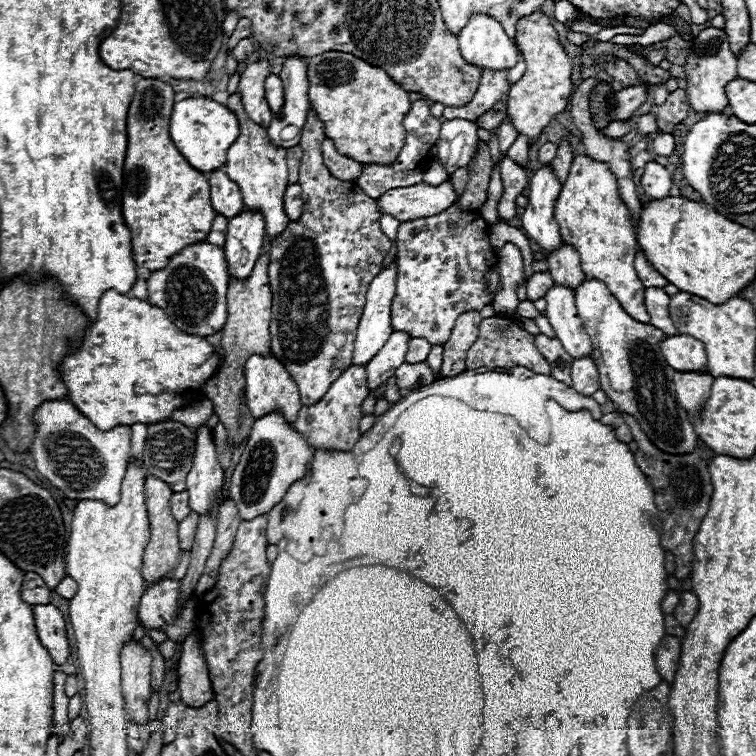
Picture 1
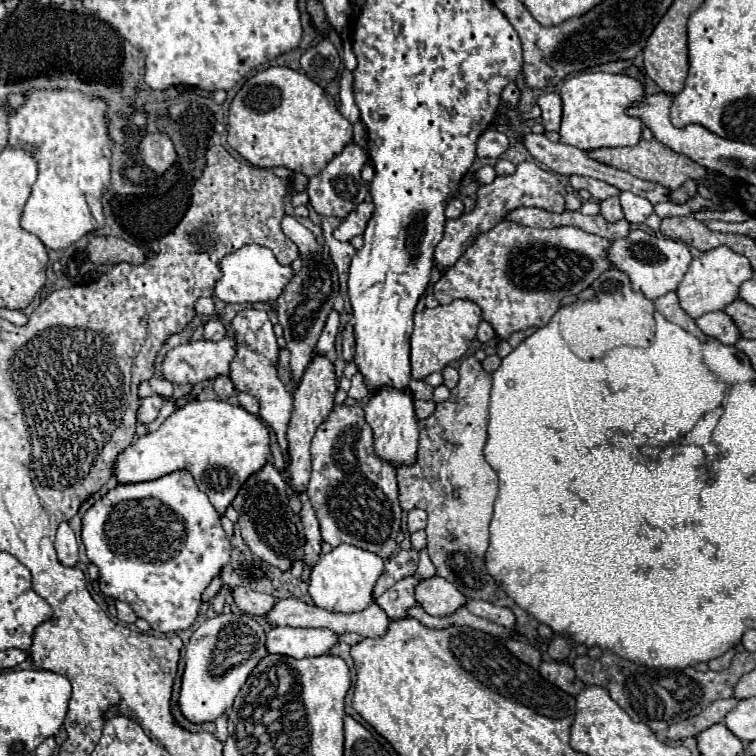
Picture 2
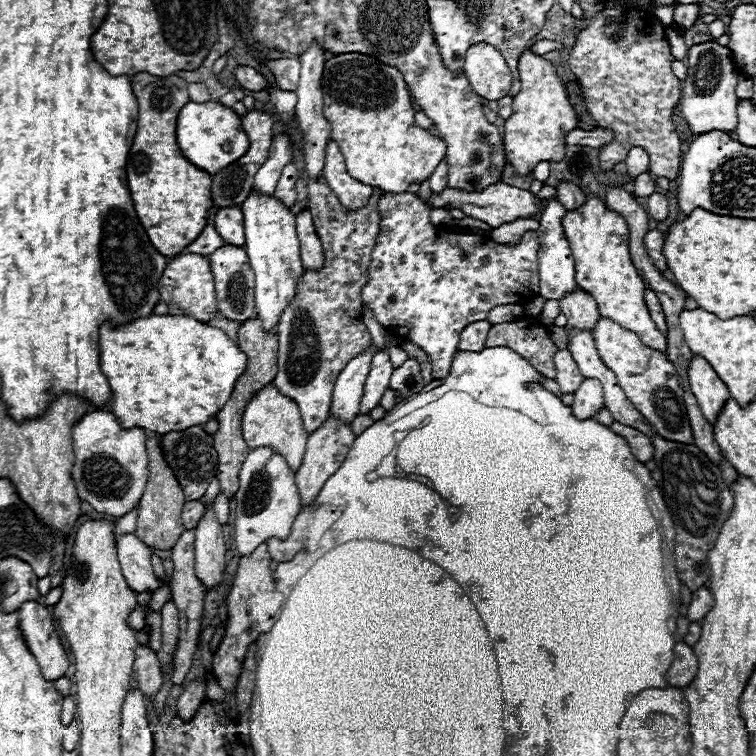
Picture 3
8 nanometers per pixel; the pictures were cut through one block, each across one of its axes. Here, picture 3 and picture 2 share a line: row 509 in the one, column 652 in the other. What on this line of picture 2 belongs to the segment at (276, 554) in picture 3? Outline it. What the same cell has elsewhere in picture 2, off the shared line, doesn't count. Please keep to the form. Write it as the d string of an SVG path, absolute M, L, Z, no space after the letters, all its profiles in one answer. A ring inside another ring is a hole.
M610 268L604 274L600 274L592 288L592 300L568 304L557 310L551 318L556 318L558 330L562 332L572 352L582 360L600 360L618 346L648 348L654 338L654 306L642 292L634 292L630 288L628 276L624 276L624 272Z

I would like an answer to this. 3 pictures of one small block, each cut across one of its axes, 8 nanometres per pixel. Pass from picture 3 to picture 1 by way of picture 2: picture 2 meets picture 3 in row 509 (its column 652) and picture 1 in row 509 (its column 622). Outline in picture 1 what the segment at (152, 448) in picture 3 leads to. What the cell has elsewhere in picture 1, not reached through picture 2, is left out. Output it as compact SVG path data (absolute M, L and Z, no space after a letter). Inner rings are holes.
M152 474L146 476L144 480L144 496L146 496L146 506L148 506L148 518L150 518L150 542L144 550L142 558L142 574L146 582L156 582L158 578L168 576L180 558L180 544L178 544L178 522L172 516L170 510L170 498L172 498L172 488L166 482L160 482L160 478L152 478Z

